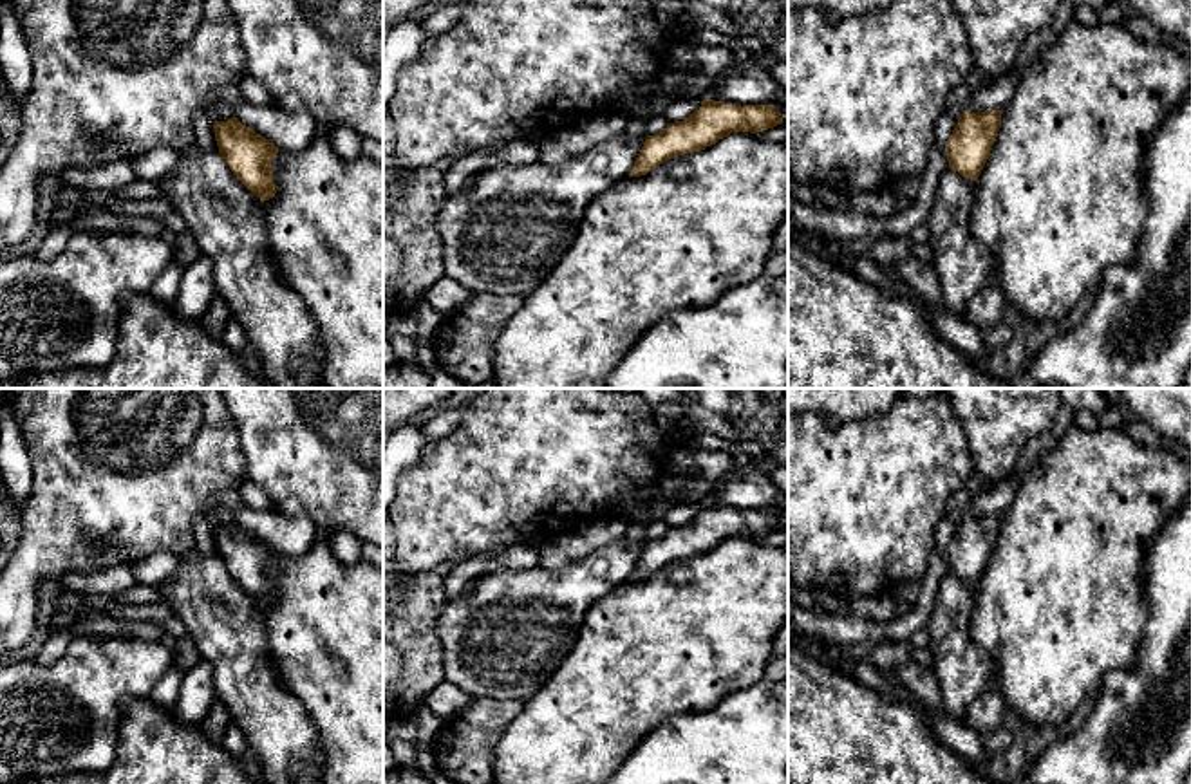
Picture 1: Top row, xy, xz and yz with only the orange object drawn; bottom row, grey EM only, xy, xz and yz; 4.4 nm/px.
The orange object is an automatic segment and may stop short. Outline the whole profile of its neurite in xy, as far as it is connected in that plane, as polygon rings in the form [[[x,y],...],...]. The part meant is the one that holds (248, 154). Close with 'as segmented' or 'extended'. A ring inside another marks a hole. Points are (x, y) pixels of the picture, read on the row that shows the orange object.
[[[235,116],[228,121],[213,121],[215,141],[220,157],[233,175],[260,201],[277,193],[271,163],[278,146],[242,125]]]; as segmented

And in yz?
[[[963,110],[945,143],[949,168],[976,181],[1001,128],[1001,110]]]; as segmented

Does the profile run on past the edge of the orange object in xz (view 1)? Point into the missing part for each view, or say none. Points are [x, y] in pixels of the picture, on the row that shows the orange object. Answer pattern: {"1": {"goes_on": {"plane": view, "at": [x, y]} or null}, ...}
{"1": {"goes_on": null}}

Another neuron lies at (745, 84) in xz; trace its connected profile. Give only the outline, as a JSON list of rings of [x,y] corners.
[[[755,58],[730,65],[707,96],[714,101],[745,105],[774,105],[783,112],[788,90],[779,87],[770,70],[761,67]]]

